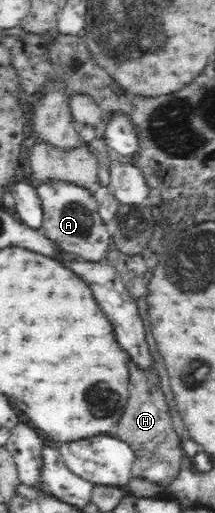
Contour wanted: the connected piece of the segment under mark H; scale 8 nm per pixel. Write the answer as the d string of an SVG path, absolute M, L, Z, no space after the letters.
M128 359L128 381L130 381L130 399L126 409L121 413L122 417L113 425L110 430L112 437L127 441L135 453L132 474L139 478L146 478L155 481L163 488L169 482L178 469L182 468L185 459L172 418L168 412L166 397L160 391L160 377L154 369L154 363L147 368L132 359Z

